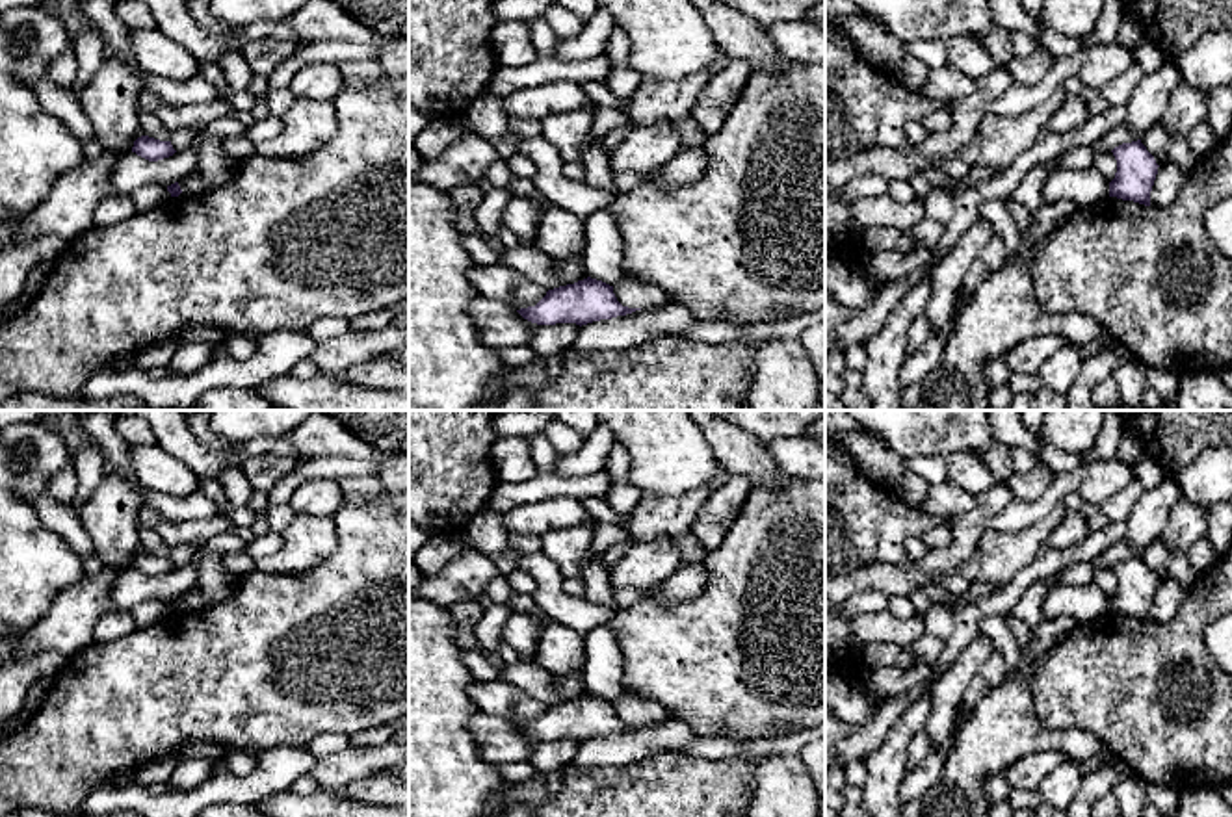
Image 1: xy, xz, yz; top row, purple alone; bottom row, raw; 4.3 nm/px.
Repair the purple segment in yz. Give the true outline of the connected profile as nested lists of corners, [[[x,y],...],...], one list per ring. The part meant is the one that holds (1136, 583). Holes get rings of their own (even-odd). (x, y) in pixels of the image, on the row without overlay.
[[[1141,555],[1115,563],[1115,594],[1109,598],[1109,613],[1150,622],[1150,607],[1158,590],[1158,579]]]

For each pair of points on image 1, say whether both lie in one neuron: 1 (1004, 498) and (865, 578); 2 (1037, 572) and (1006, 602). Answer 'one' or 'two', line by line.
1: one
2: one

